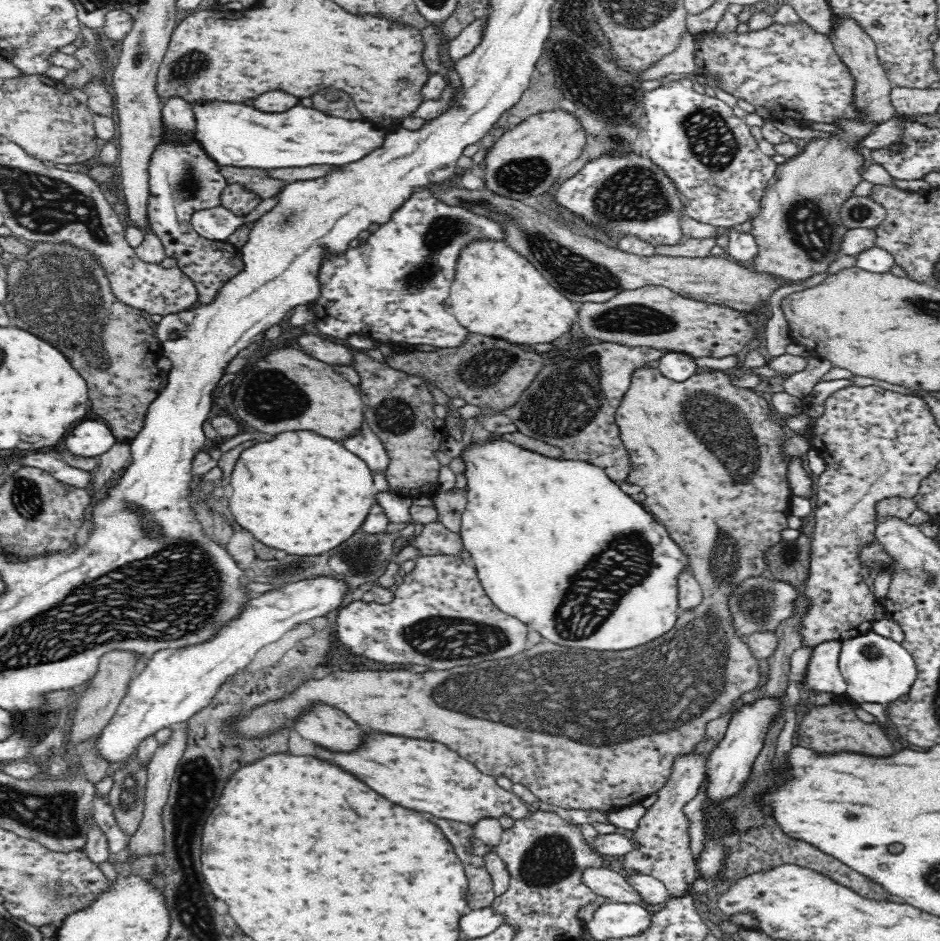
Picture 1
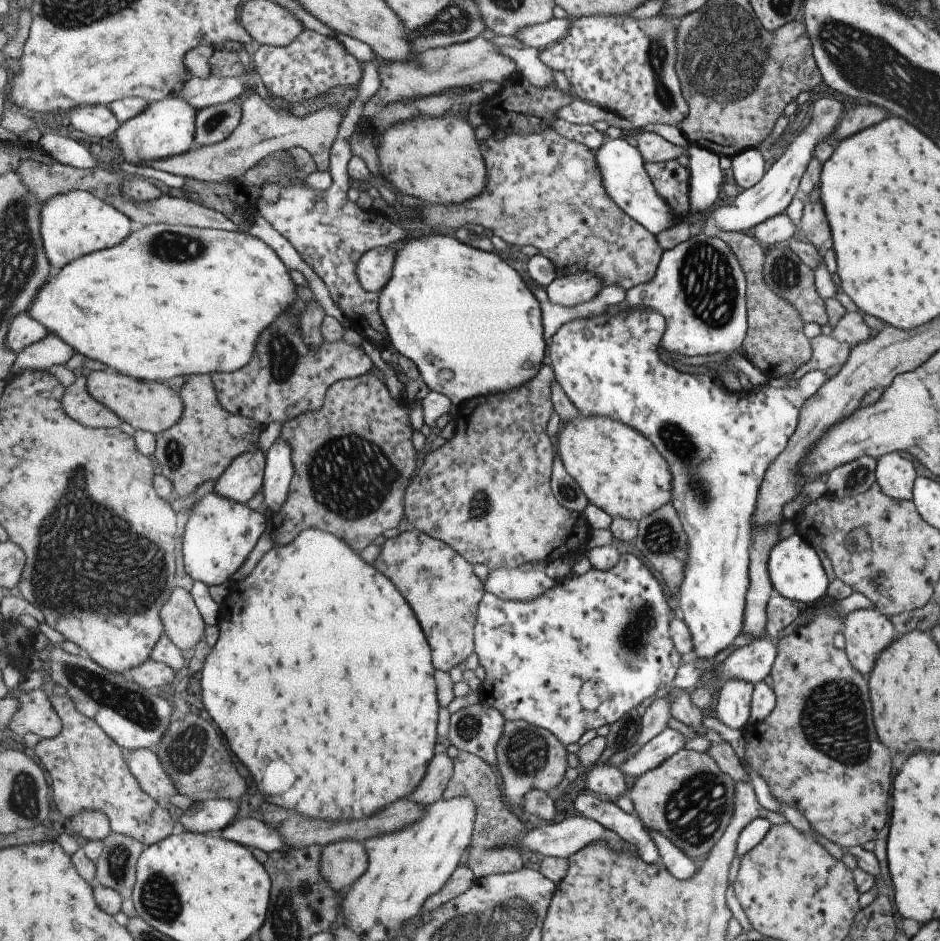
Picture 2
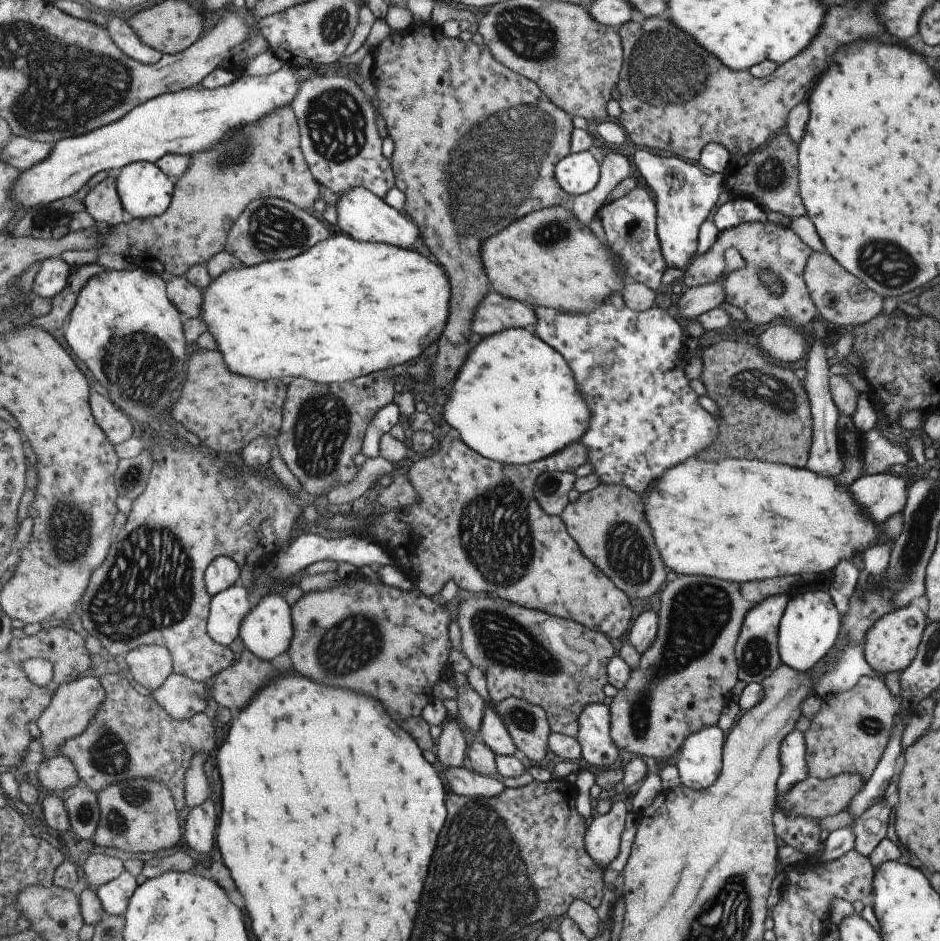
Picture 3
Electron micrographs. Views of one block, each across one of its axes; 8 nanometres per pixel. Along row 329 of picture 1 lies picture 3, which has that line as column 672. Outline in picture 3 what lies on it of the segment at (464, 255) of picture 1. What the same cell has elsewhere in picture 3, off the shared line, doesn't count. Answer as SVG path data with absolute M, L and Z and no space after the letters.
M689 456L665 468L659 478L653 478L639 498L641 518L667 570L673 570L677 576L707 576L733 584L815 572L827 576L841 558L851 560L853 550L871 548L877 530L877 526L859 514L847 488L837 490L831 478L821 478L805 468L799 470L761 460L705 460Z

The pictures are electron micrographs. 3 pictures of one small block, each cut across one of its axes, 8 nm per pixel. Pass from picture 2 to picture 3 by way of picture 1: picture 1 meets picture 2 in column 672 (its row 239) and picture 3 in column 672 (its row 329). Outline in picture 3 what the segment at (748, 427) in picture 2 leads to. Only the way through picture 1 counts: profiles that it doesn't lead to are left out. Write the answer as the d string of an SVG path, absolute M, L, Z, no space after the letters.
M609 300L597 302L593 310L579 312L555 312L551 308L535 308L537 314L537 334L553 346L567 362L573 366L573 384L577 384L577 394L585 394L583 400L587 410L587 428L577 436L577 444L585 448L585 462L593 466L593 476L597 484L605 486L625 486L637 496L651 484L653 478L659 478L665 468L681 462L689 456L697 456L707 450L719 438L719 418L707 414L699 404L699 396L691 390L691 378L687 378L685 366L685 336L681 322L673 312L665 308L651 306L647 310L631 310L625 302L621 308L615 308Z

